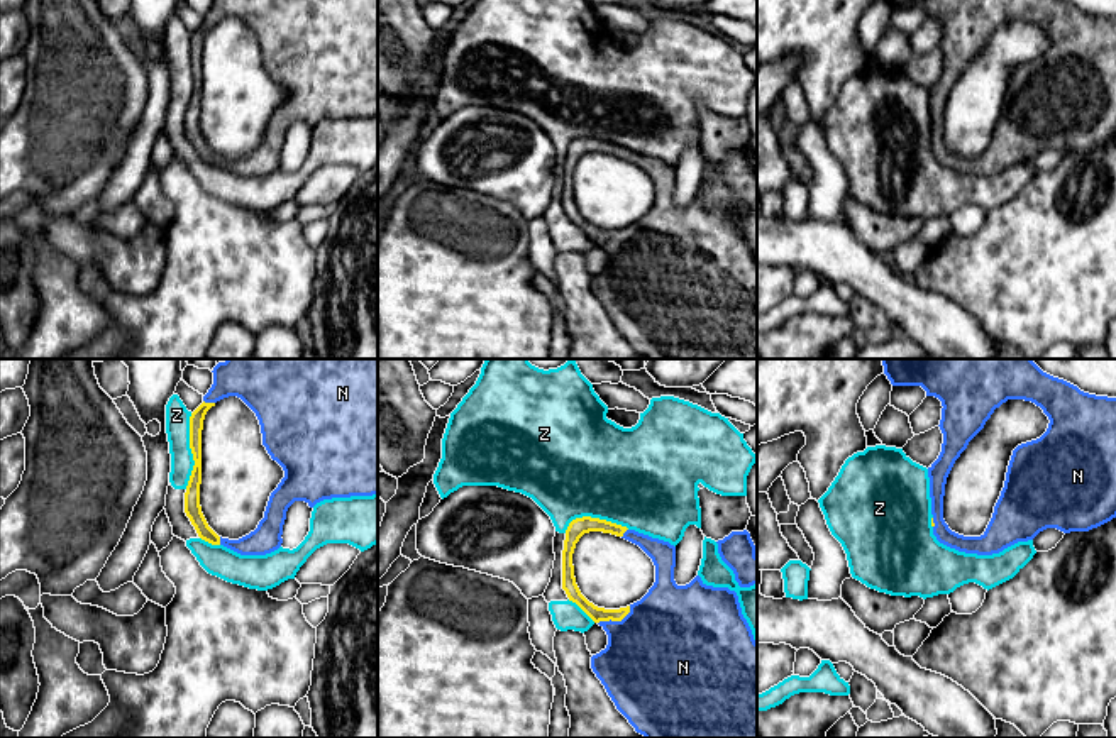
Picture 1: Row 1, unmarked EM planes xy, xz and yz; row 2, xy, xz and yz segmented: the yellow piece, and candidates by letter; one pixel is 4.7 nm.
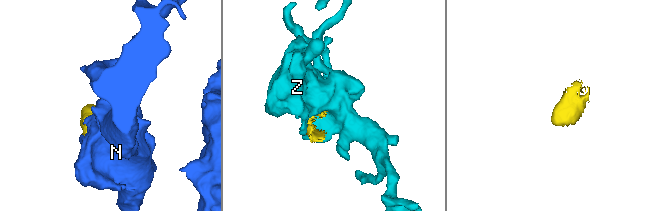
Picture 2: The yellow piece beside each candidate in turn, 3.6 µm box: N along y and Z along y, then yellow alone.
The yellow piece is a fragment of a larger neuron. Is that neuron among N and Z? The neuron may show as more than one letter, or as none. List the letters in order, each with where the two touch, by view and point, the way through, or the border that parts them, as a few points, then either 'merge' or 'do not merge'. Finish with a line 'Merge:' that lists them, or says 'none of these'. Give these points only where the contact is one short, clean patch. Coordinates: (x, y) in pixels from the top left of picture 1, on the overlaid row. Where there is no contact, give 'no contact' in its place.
N: xz (615, 620) | merge
Z: xy (192, 451) | do not merge
Merge: N

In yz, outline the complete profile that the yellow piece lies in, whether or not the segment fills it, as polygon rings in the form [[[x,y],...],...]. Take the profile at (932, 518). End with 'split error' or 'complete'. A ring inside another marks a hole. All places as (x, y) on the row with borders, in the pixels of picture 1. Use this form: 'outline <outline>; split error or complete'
outline [[[882,359],[882,366],[892,386],[921,386],[926,396],[938,398],[943,406],[938,425],[943,433],[942,452],[928,467],[931,526],[940,543],[965,554],[992,555],[1018,542],[1033,540],[1047,528],[1064,533],[1089,531],[1116,518],[1116,398],[1084,393],[1043,372],[1031,359]],[[1008,399],[1025,399],[1040,406],[1050,420],[1048,428],[1040,438],[1013,450],[1004,487],[986,531],[981,537],[959,535],[943,520],[947,477],[969,442],[984,428],[994,410]]]; split error

